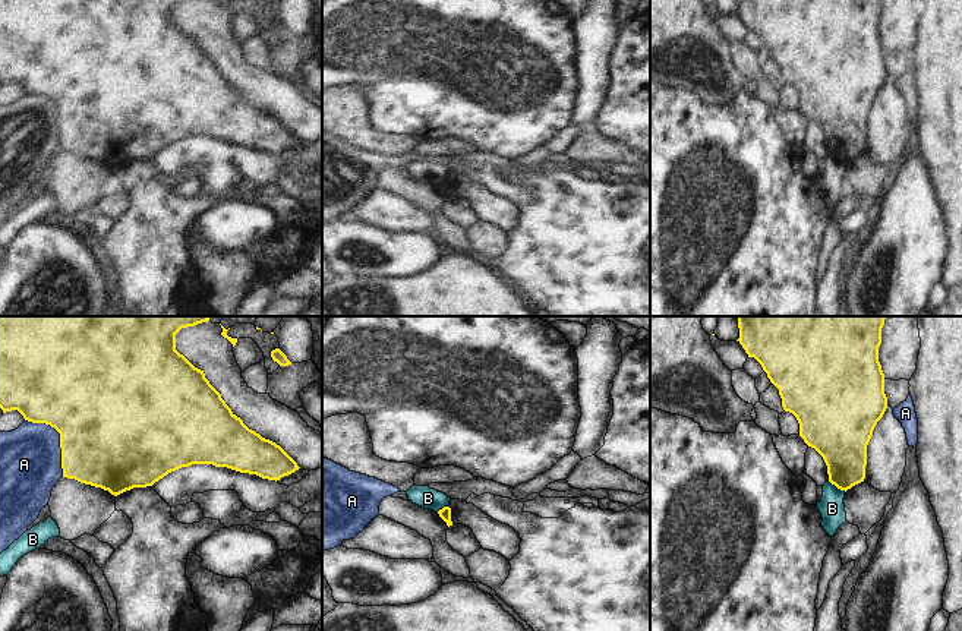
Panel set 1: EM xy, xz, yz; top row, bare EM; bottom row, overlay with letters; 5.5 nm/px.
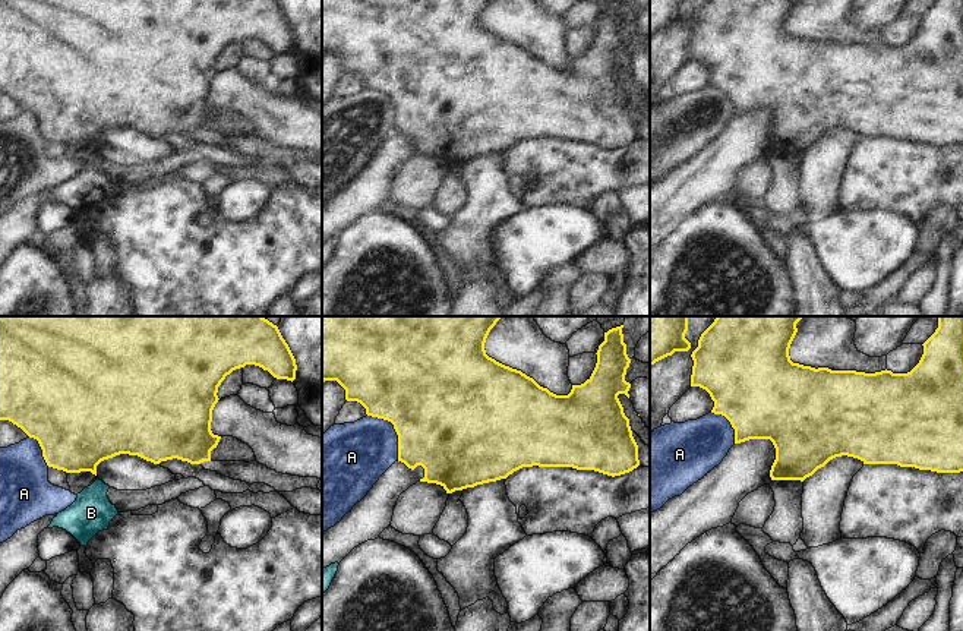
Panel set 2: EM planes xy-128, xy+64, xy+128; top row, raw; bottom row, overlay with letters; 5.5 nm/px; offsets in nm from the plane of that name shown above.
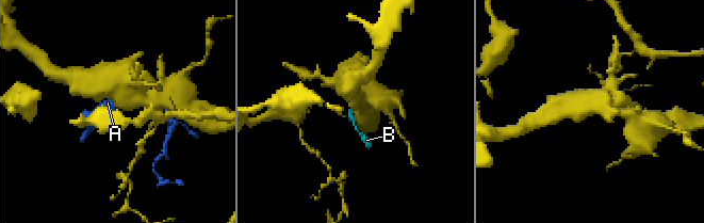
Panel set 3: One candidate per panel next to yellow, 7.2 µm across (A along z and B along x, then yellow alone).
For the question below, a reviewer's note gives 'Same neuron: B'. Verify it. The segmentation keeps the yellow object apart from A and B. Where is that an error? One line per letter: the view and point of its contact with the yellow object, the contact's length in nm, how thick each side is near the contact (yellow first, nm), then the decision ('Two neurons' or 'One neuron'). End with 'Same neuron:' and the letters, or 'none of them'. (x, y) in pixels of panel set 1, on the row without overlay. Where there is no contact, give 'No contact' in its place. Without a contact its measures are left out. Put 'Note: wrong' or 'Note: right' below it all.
A: Touches yellow at xy (60, 110). Shared border 380 nm. Thickness 500 nm (yellow) against 340 nm. Two neurons
B: Touches yellow at yz (838, 160). Shared border 110 nm. Thickness 280 nm (yellow) against 140 nm. Two neurons
Same neuron: none of them
Note: wrong

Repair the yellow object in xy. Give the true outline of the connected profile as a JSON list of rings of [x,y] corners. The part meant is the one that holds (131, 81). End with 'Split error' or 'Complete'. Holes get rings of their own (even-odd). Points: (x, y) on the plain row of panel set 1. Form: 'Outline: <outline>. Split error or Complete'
Outline: [[[0,0],[0,81],[3,85],[18,82],[25,92],[45,95],[60,105],[63,149],[108,163],[117,168],[133,160],[152,158],[171,143],[192,136],[212,136],[240,145],[280,152],[299,142],[297,135],[275,114],[249,101],[221,70],[221,66],[176,22],[176,6],[182,0]]]. Complete

